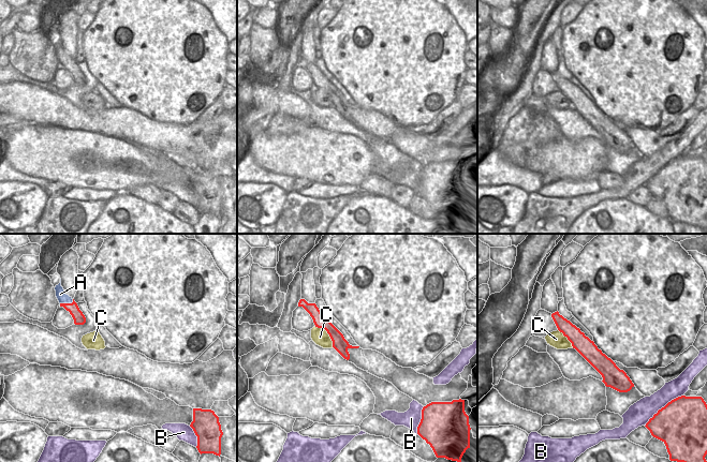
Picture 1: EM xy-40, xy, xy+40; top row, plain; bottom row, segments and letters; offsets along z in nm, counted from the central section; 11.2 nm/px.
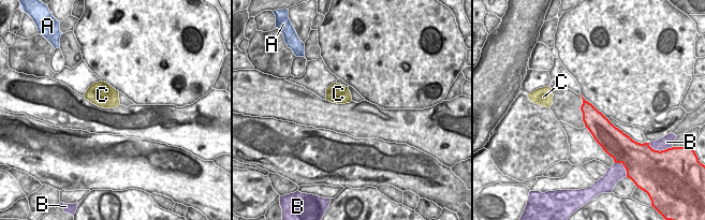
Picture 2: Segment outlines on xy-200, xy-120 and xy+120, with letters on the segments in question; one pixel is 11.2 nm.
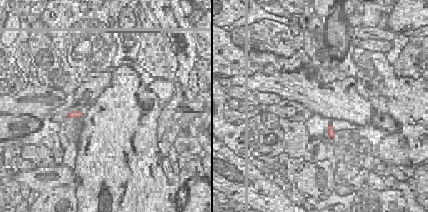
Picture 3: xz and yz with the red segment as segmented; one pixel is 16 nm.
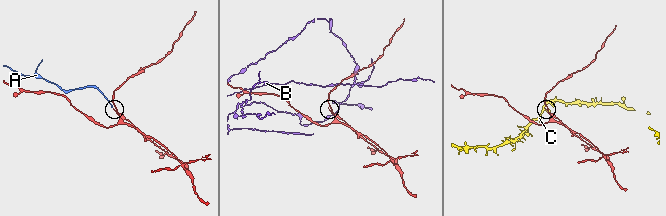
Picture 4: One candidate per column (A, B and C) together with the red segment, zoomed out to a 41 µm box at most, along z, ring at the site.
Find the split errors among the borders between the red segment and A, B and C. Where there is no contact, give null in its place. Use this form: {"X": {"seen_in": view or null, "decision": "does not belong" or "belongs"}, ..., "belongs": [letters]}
{"A": {"seen_in": "xy-40", "decision": "belongs"}, "B": {"seen_in": "xy+40", "decision": "does not belong"}, "C": {"seen_in": "xy", "decision": "does not belong"}, "belongs": ["A"]}

